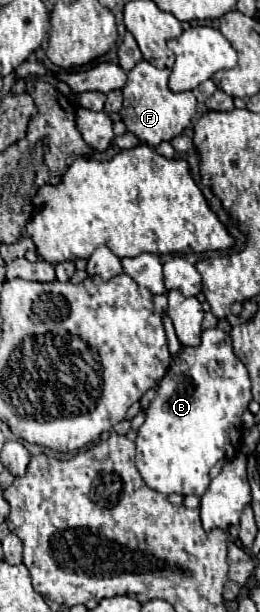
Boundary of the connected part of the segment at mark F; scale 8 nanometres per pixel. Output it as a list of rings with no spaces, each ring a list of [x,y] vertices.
[[[141,60],[127,78],[123,88],[123,108],[121,120],[127,126],[127,132],[135,134],[141,142],[157,148],[165,140],[173,140],[179,136],[191,122],[197,112],[197,100],[193,92],[171,92],[167,86],[171,70],[169,68],[155,68],[149,62]]]

